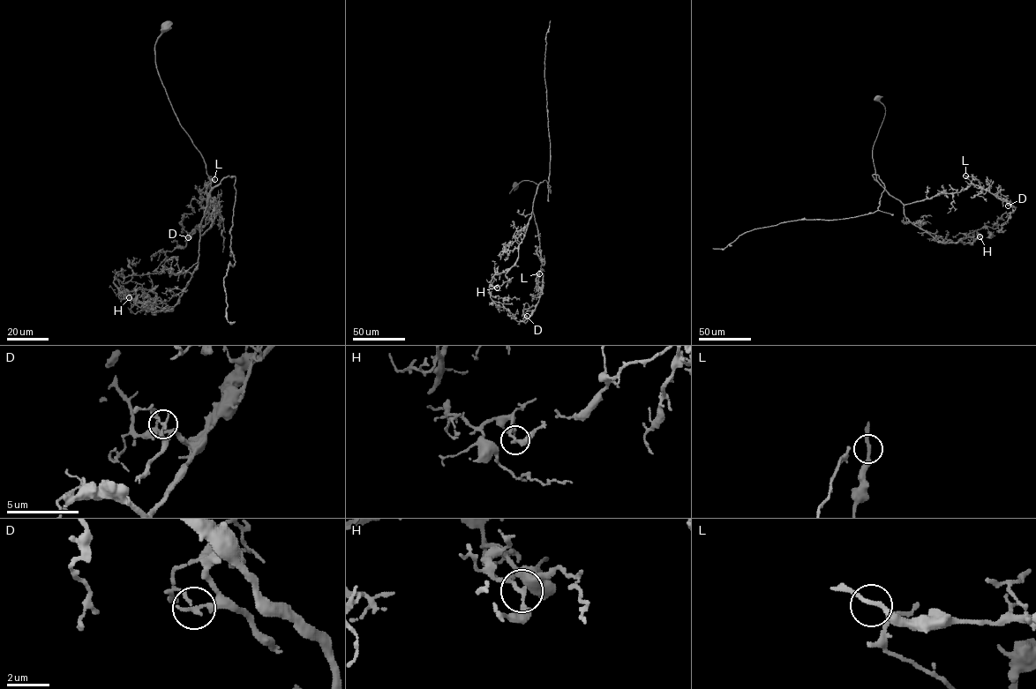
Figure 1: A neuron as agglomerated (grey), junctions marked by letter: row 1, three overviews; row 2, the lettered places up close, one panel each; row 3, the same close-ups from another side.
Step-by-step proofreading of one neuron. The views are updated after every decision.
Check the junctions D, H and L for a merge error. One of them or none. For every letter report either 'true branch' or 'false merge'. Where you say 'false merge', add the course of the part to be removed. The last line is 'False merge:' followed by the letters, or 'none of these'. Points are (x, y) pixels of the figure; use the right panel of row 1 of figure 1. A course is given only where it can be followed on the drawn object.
D: false merge | (1008, 205), (1009, 201), (996, 198), (978, 182)
H: true branch
L: true branch
False merge: D

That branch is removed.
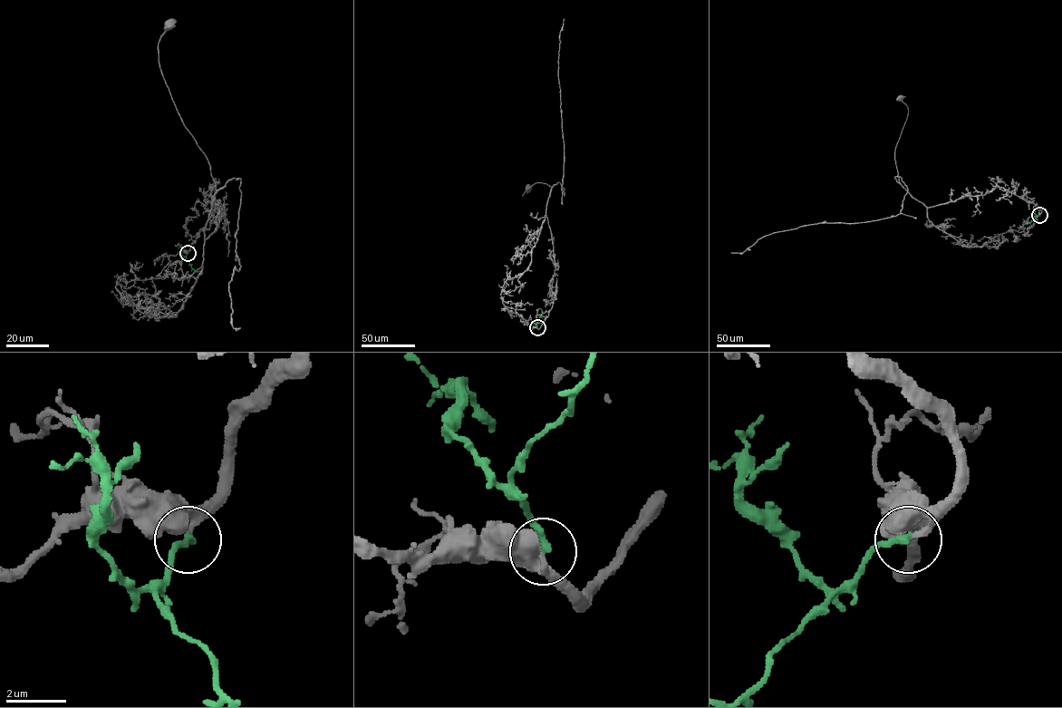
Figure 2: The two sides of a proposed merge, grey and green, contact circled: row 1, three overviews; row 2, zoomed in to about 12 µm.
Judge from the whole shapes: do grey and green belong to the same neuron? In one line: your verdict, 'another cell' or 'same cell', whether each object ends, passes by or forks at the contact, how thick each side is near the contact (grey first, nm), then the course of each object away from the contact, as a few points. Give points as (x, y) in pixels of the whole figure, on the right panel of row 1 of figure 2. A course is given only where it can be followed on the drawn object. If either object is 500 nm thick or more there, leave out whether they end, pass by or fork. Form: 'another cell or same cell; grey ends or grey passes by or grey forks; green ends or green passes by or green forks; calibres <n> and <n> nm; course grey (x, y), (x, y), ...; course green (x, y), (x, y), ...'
same cell; grey ends; green ends; calibres 170 and 240 nm; course grey (1039, 215), (1032, 203), (1000, 187), (930, 207), (914, 198), (900, 183), (894, 160), (908, 112), (901, 98); course green (1039, 215), (1025, 224)

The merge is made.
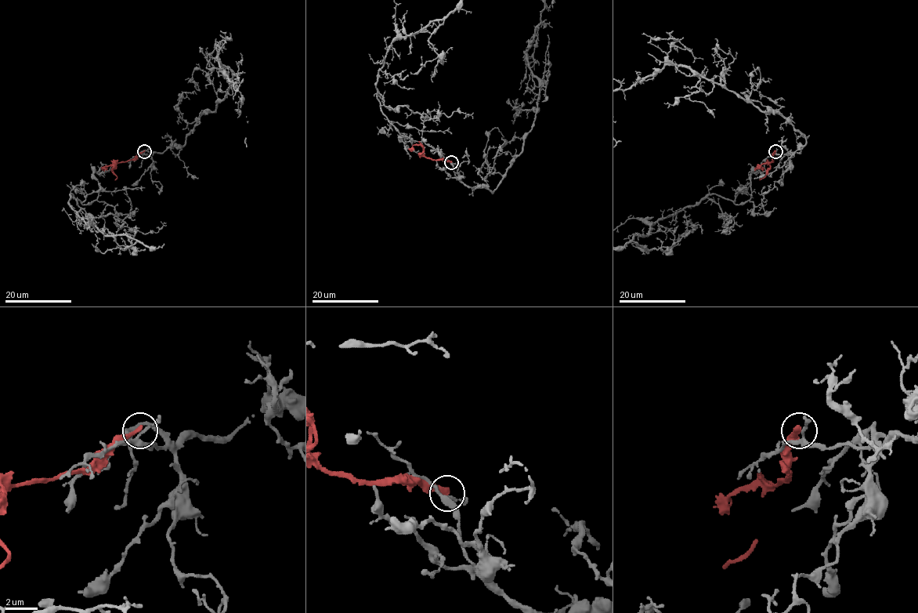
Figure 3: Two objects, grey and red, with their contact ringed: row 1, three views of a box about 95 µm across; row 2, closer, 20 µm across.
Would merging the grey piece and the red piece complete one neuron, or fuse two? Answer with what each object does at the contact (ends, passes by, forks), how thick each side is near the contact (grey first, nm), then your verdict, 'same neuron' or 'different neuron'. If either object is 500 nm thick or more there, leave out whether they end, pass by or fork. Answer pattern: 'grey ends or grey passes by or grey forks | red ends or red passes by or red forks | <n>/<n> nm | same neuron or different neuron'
grey forks | red ends | 220/300 nm | different neuron

